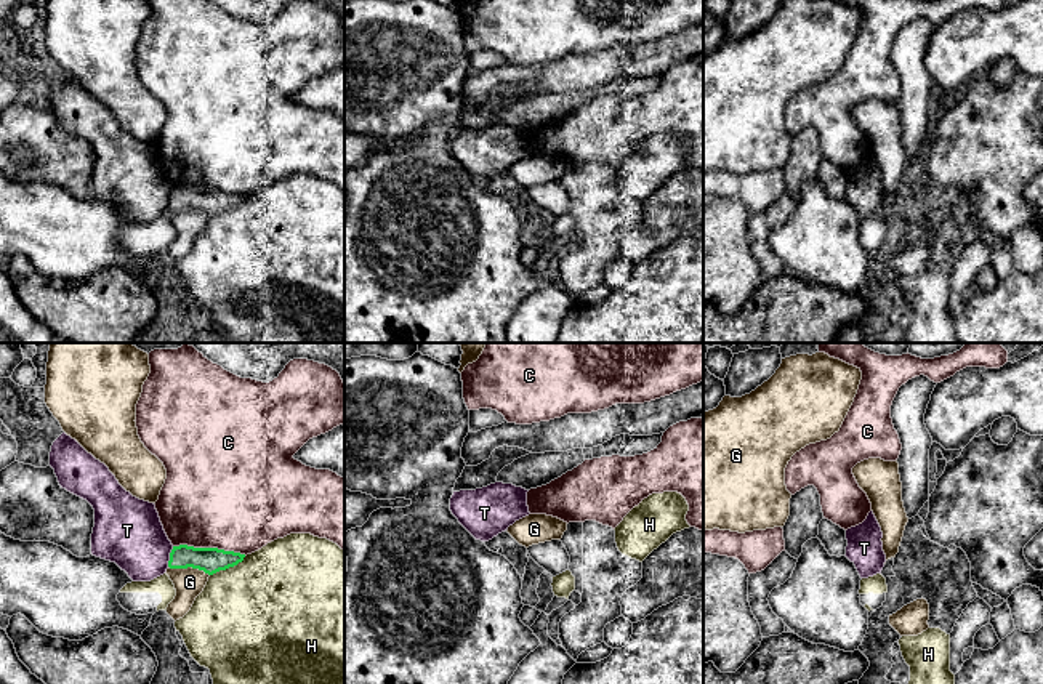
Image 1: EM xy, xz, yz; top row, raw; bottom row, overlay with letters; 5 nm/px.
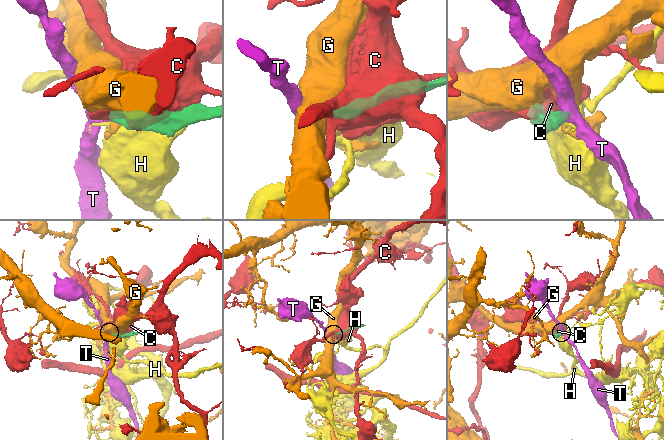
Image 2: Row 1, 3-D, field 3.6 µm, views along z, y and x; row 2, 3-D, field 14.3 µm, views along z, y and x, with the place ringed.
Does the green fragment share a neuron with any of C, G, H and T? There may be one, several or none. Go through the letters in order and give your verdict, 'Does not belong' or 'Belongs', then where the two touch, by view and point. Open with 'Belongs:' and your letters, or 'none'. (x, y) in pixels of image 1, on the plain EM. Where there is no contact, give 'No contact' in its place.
Belongs: none
C: Does not belong. Touches green at xy (210, 189)
G: Does not belong. Touches green at xy (189, 207)
H: Does not belong. Touches green at xy (228, 209)
T: Does not belong. Touches green at xy (170, 197)

